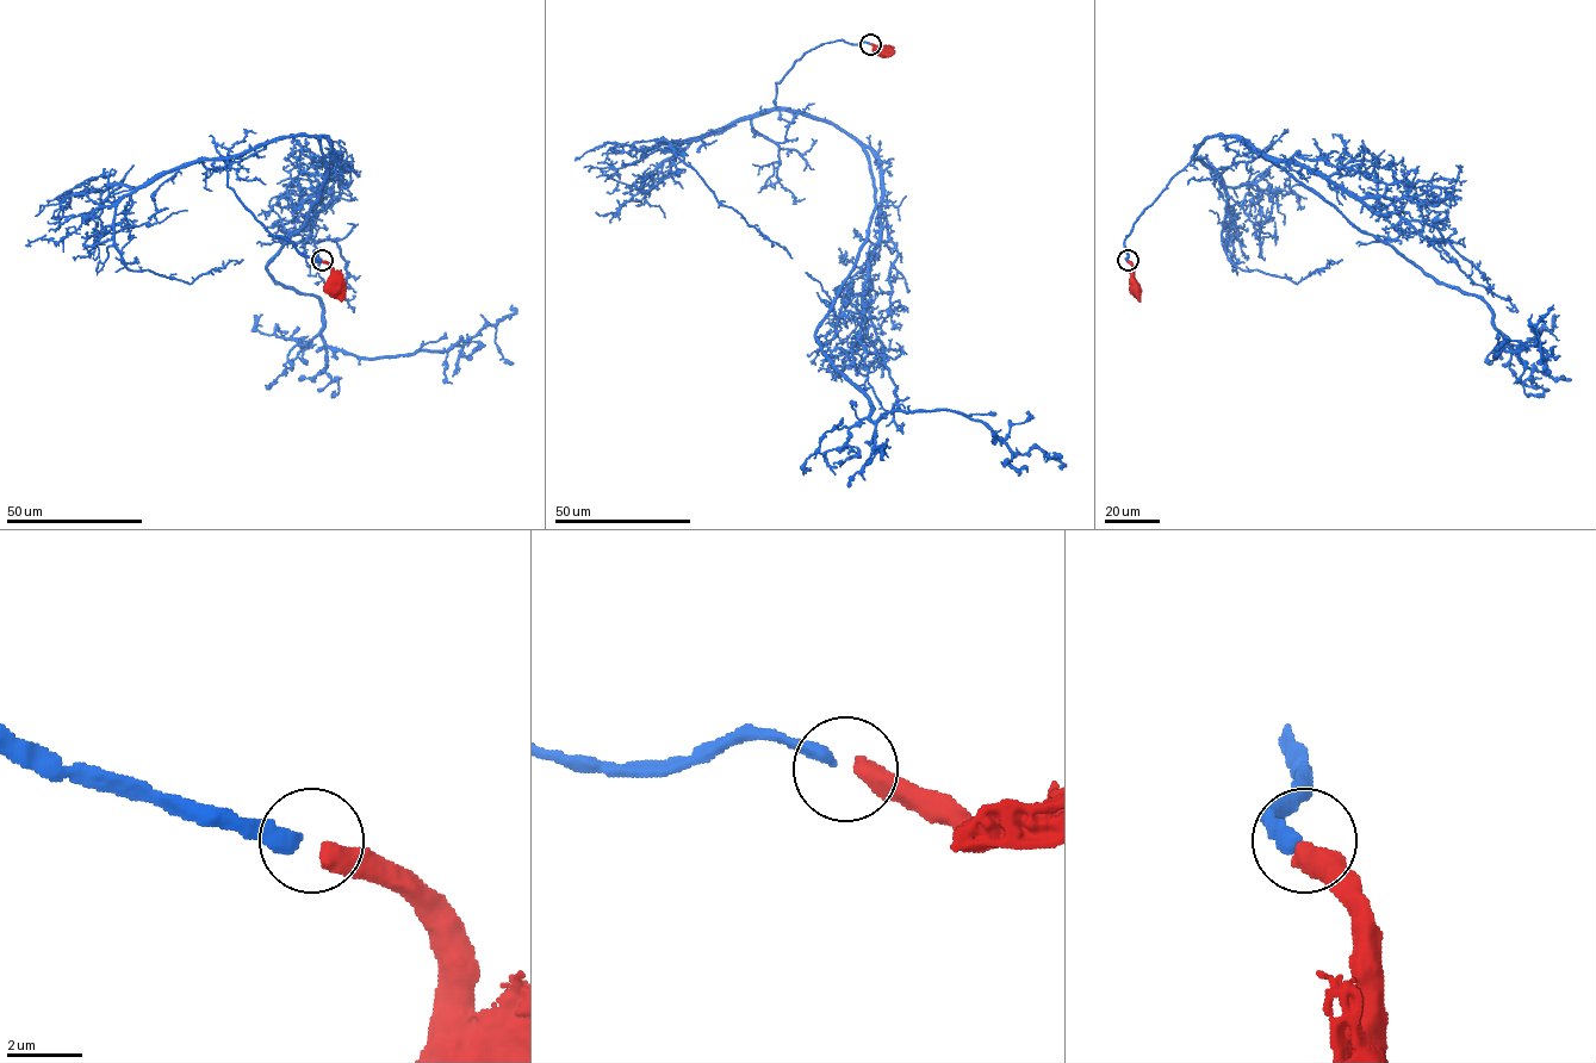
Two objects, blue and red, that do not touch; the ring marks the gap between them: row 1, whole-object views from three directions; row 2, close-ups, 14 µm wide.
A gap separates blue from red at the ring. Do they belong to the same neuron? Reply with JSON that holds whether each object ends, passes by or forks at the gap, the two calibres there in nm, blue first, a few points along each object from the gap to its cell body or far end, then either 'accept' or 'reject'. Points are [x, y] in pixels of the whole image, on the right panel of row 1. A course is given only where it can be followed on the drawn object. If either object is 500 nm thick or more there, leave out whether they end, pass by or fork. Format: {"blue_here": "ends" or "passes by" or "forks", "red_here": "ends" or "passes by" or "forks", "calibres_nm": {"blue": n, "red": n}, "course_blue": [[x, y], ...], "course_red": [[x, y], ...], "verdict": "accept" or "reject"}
{"calibres_nm": {"blue": 400, "red": 500}, "course_blue": [[1128, 260], [1168, 181], [1235, 136], [1476, 294], [1506, 339], [1495, 358], [1538, 343], [1533, 325], [1541, 364]], "course_red": [[1128, 261], [1134, 269], [1135, 288]], "verdict": "accept"}

